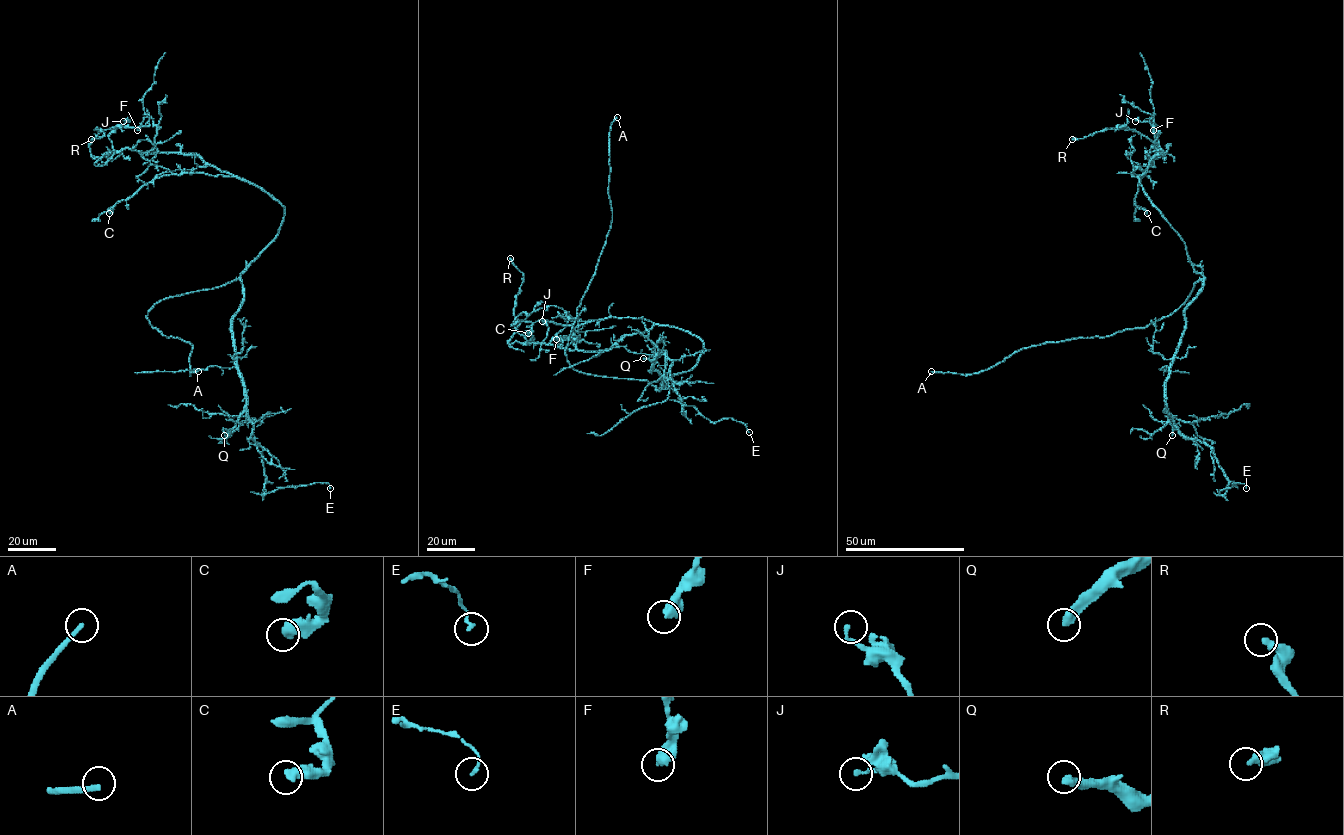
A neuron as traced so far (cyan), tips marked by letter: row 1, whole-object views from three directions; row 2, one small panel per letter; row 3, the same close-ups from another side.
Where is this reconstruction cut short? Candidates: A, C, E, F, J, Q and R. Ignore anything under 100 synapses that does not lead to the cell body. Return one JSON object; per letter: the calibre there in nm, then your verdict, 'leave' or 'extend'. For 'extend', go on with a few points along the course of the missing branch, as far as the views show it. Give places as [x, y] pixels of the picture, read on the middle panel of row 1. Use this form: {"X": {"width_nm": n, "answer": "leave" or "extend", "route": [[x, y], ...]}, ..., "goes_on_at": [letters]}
{"A": {"width_nm": 200, "answer": "extend", "route": [[617, 117], [621, 111], [622, 80], [625, 77]]}, "C": {"width_nm": 500, "answer": "leave"}, "E": {"width_nm": 150, "answer": "leave"}, "F": {"width_nm": 460, "answer": "leave"}, "J": {"width_nm": 190, "answer": "leave"}, "Q": {"width_nm": 400, "answer": "extend", "route": [[643, 358], [634, 358], [614, 389], [597, 405], [576, 441], [565, 472], [541, 447], [534, 429], [512, 416]]}, "R": {"width_nm": 300, "answer": "leave"}, "goes_on_at": ["A", "Q"]}

